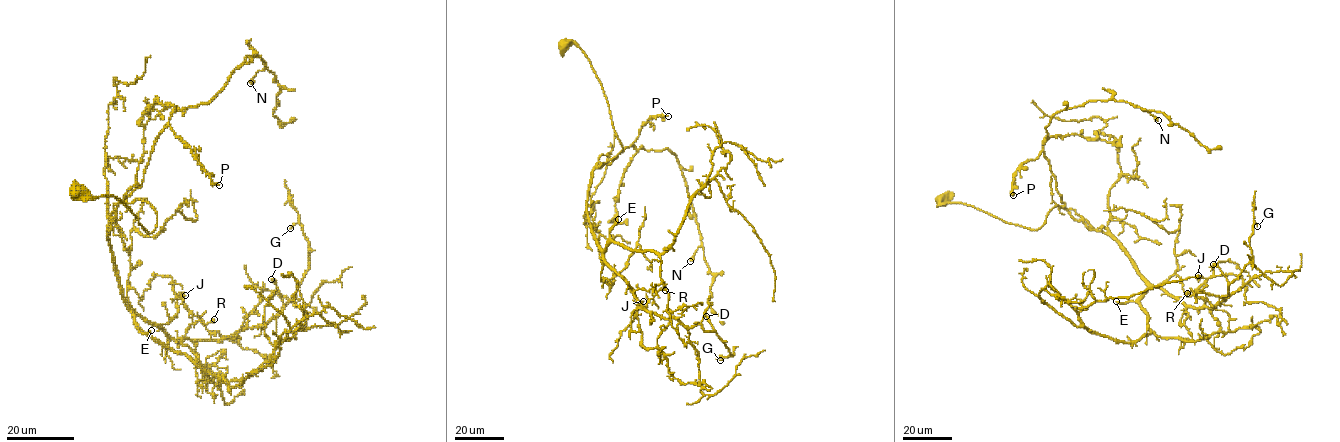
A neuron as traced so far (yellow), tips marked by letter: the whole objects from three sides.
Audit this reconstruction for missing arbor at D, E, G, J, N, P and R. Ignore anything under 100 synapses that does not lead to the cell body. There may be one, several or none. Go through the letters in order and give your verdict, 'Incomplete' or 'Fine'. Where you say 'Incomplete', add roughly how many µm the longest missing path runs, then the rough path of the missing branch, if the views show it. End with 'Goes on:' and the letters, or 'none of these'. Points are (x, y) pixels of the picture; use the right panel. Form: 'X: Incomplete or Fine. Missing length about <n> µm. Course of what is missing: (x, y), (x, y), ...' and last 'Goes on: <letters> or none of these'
D: Fine
E: Incomplete. Missing length about 90 µm
G: Fine
J: Fine
N: Fine
P: Fine
R: Fine
Goes on: E

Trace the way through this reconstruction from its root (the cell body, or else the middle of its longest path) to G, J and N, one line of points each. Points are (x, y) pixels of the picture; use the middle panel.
G: (565, 45), (589, 61), (623, 148), (588, 186), (604, 260), (646, 310), (715, 331), (734, 353), (720, 360)
J: (565, 45), (589, 61), (623, 148), (591, 172), (590, 226), (638, 310), (643, 301)
N: (565, 45), (589, 61), (623, 148), (599, 167), (630, 146), (677, 158), (701, 237), (690, 261)

